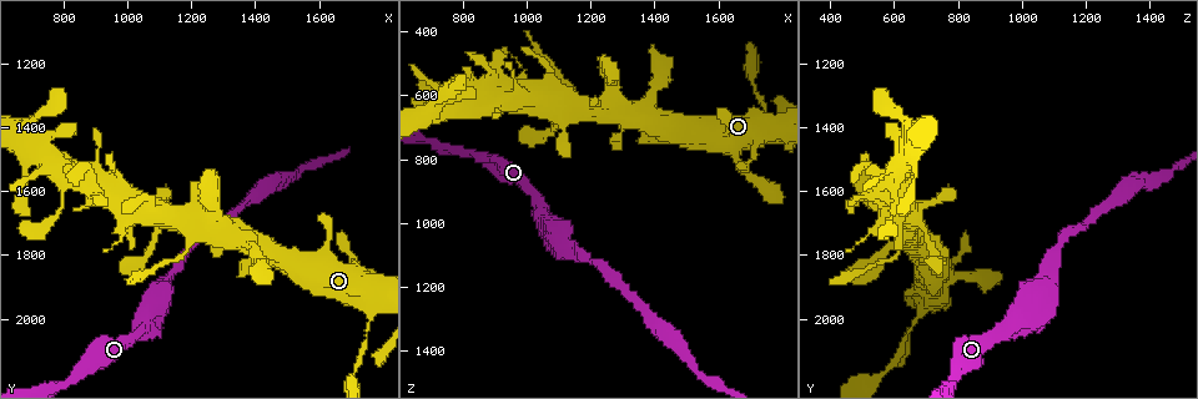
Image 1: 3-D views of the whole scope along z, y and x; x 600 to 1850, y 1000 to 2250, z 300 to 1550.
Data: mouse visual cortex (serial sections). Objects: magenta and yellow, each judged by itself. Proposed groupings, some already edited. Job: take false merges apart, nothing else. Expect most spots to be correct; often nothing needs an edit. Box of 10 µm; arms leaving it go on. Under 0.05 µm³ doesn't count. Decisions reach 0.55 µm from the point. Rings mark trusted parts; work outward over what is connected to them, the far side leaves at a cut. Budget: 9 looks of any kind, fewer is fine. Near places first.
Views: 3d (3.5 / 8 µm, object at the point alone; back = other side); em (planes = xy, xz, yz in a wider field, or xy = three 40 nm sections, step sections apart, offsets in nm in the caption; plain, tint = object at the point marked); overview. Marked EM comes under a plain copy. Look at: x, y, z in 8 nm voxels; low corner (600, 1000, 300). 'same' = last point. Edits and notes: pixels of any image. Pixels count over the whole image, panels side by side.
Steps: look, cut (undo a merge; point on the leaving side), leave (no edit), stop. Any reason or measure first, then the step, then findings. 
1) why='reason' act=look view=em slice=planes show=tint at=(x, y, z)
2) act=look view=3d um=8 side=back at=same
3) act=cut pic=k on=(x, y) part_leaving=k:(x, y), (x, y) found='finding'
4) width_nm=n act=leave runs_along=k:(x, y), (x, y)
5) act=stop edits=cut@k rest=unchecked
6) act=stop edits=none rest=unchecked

why='four-way junction' act=look view=3d um=8 at=(1260, 1690, 620)

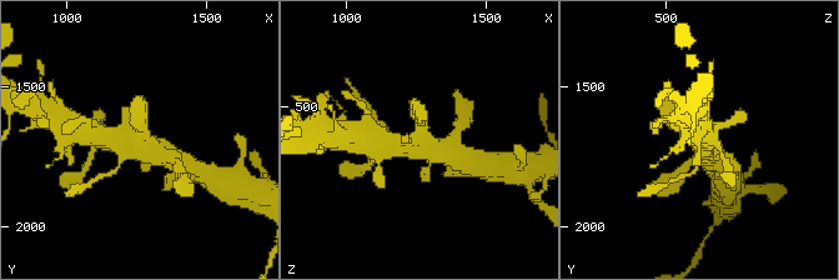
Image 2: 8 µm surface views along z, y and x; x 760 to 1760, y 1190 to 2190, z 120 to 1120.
act=look view=em slice=xy step=2 show=tint at=same

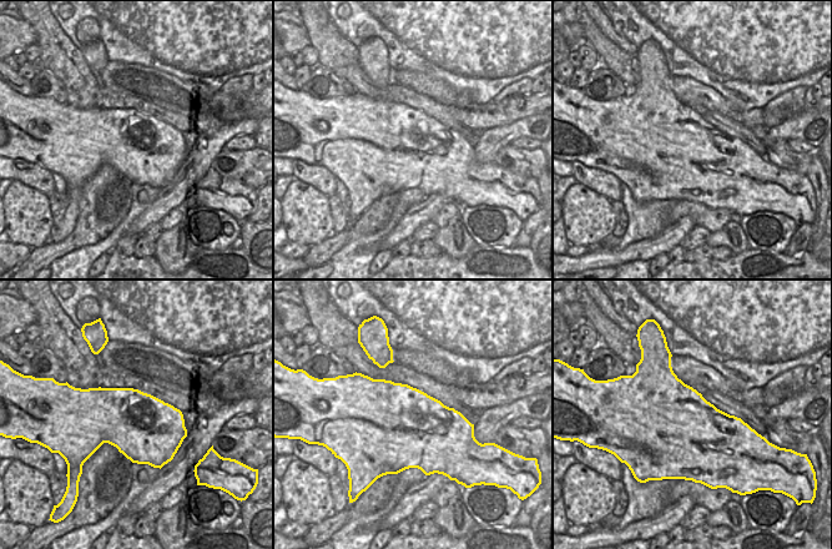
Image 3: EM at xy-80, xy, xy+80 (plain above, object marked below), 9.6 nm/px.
act=leave runs_along=2:(174, 158), (109, 136) found='all the same cell'

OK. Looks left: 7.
why='abrupt turn' act=look view=3d um=8 at=(1760, 1980, 680)

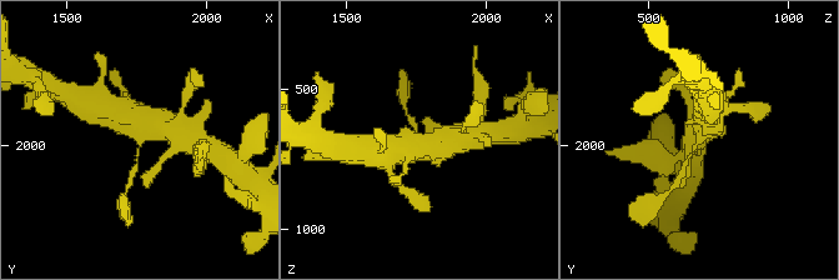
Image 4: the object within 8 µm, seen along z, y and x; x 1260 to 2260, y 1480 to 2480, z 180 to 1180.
act=look view=em slice=xy step=1 show=tint at=same

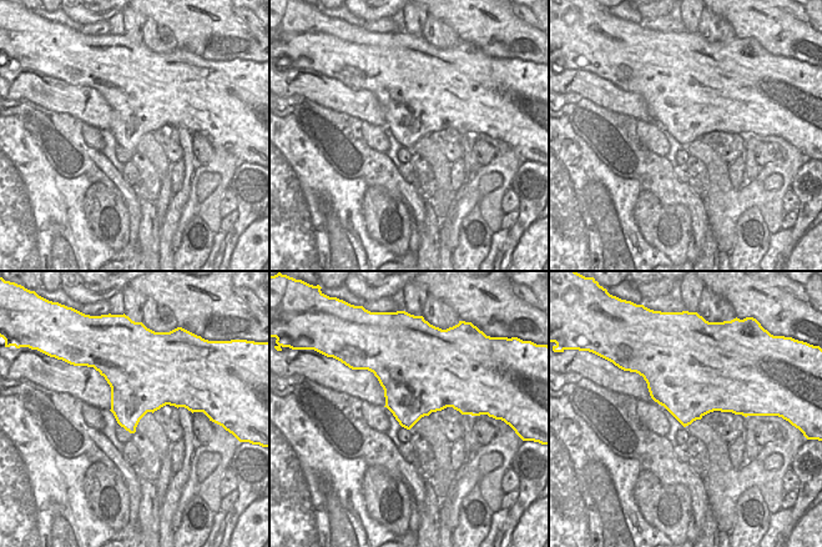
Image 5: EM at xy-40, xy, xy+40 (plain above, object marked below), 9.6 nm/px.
act=leave runs_along=4:(111, 111), (140, 130), (136, 161) found='all the same cell'

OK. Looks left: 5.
why='sharp bend' act=look view=3d um=3.5 side=back at=(1100, 1960, 1030)

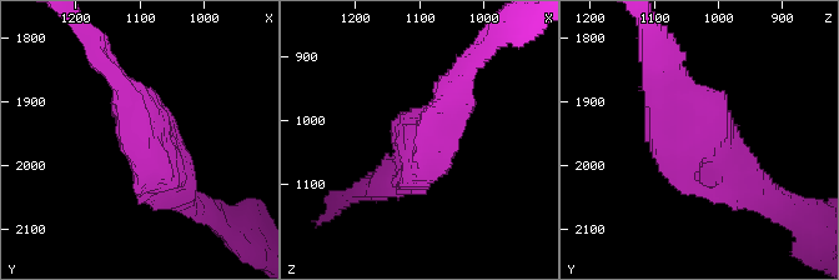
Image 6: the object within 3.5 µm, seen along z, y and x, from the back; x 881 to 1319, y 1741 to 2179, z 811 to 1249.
why='shape alone is not enough' act=look view=em slice=xy step=3 show=tint at=same

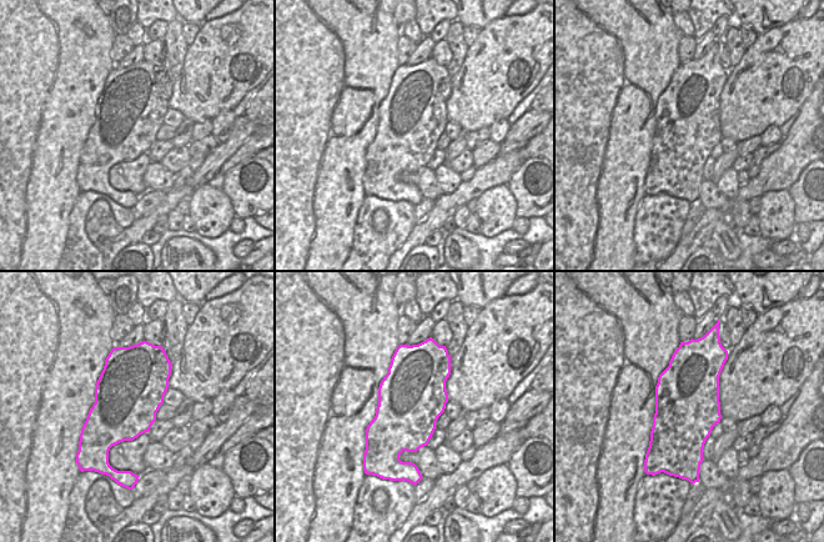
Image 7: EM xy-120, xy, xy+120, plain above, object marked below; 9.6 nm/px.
act=look view=em slice=xy step=1 show=tint at=same

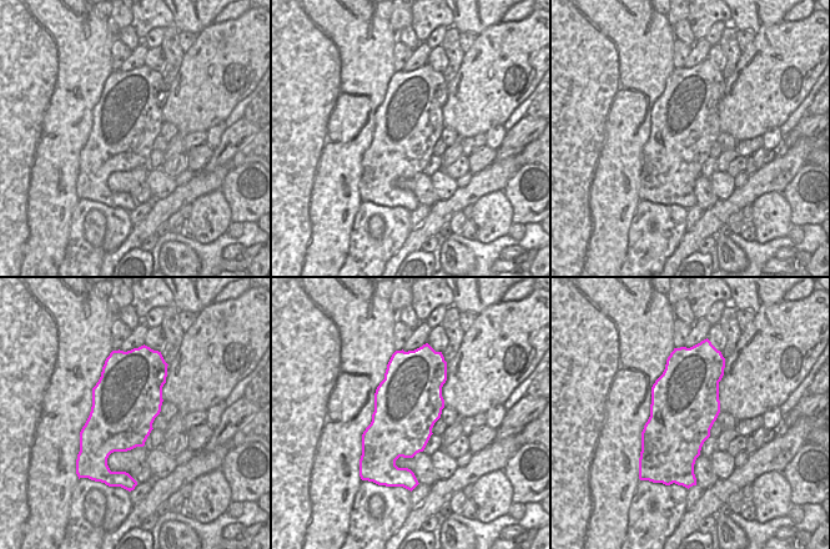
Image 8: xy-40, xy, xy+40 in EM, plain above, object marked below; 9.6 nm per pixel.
act=leave runs_along=6:(758, 191), (742, 184), (656, 76) found='one cell here'

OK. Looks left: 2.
act=look view=3d um=3.5 side=back at=(820, 1560, 600)

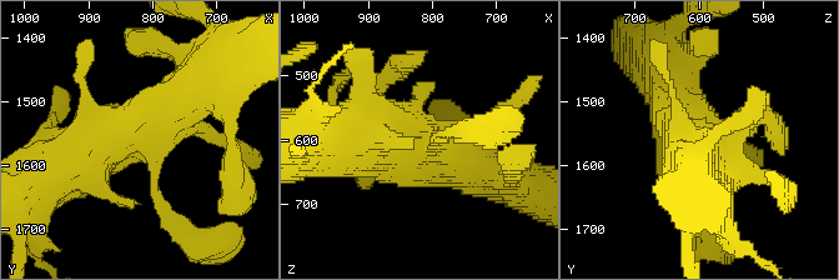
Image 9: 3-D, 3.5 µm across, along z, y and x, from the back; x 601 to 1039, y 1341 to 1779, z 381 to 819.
act=look view=em slice=xy step=3 show=tint at=(820, 1545, 605)

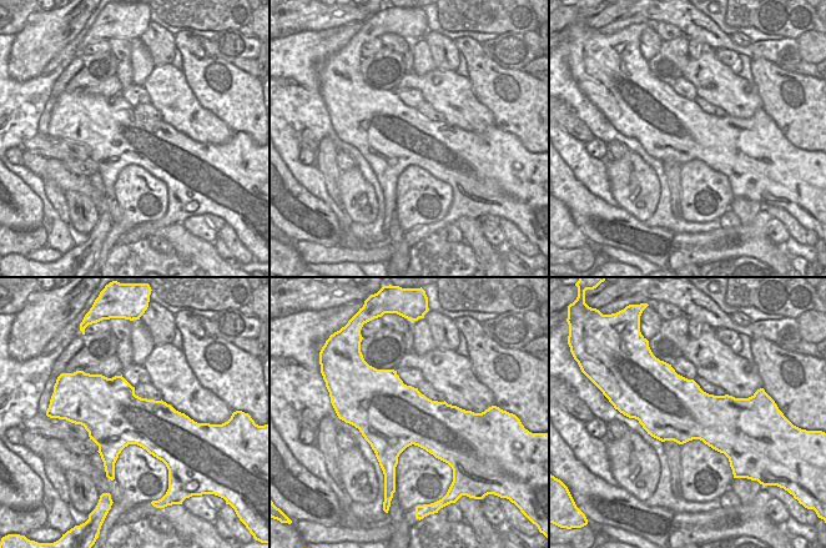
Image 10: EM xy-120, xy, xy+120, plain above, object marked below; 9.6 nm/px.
width_nm=650 act=leave runs_along=9:(64, 159), (140, 133), (201, 79) found='continuous, no second cell'

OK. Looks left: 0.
act=stop edits=none rest=unchecked

